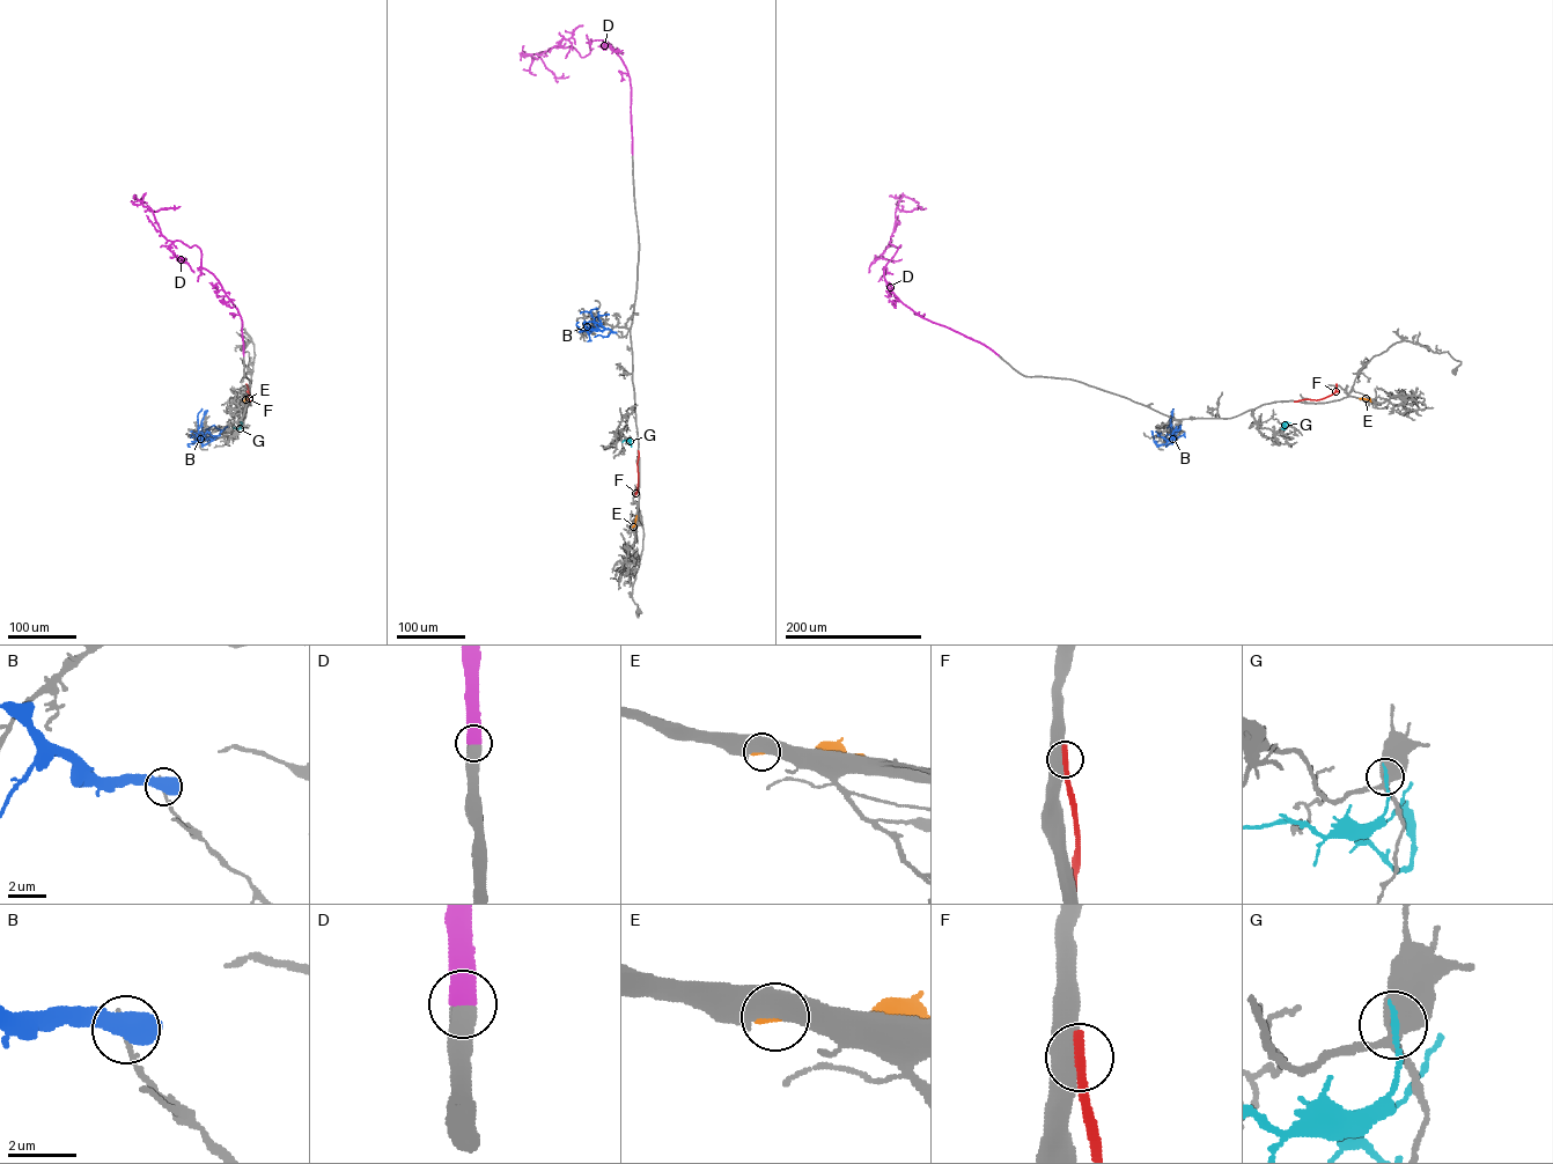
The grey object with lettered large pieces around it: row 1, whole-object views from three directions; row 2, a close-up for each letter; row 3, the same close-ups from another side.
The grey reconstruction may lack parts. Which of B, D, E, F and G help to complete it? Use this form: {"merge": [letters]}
{"merge": ["D"]}

